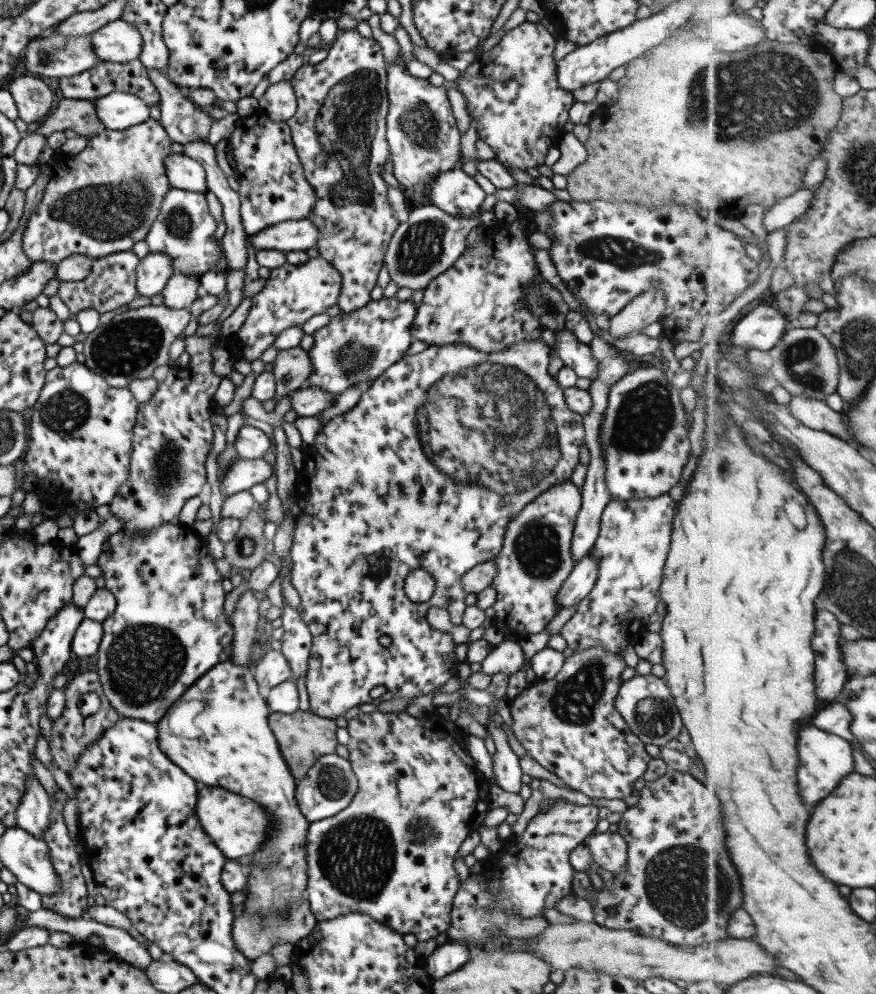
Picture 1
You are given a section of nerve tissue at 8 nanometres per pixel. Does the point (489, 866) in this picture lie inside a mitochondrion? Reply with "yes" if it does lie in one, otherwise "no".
no

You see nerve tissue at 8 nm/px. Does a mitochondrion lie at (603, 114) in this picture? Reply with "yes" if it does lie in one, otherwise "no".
no

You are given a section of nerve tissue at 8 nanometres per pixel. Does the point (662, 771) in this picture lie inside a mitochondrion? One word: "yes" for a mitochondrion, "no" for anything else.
no

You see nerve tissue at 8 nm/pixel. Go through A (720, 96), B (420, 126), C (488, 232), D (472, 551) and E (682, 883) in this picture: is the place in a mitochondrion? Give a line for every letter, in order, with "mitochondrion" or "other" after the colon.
A: mitochondrion
B: mitochondrion
C: other
D: other
E: mitochondrion

